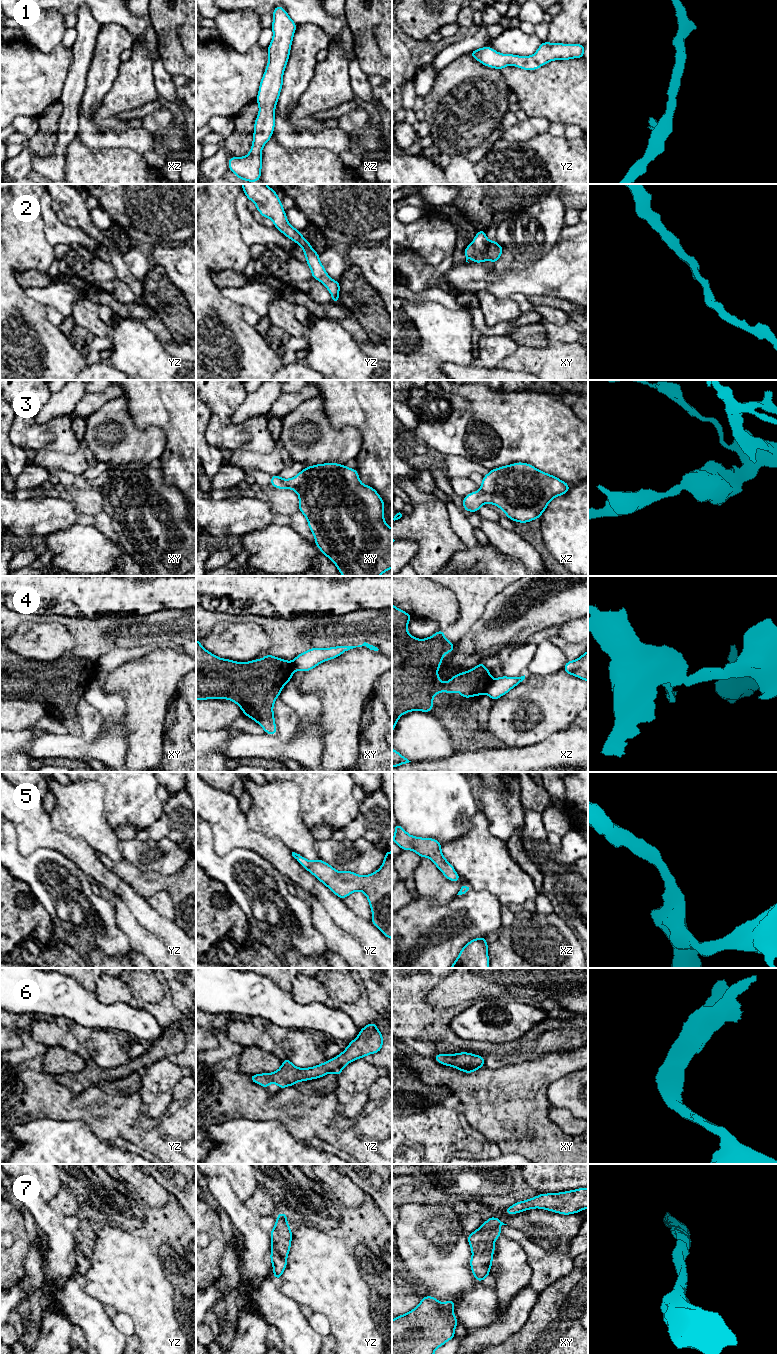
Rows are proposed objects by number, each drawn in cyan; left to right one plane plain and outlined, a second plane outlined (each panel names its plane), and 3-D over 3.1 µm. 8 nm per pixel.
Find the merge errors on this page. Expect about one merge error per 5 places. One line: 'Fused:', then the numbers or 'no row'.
Fused: 4

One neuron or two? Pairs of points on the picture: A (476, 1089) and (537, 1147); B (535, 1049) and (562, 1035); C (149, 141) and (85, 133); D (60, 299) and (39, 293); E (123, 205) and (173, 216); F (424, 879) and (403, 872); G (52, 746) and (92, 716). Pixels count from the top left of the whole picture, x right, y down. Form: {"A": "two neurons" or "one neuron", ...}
{"A": "one neuron", "B": "one neuron", "C": "one neuron", "D": "one neuron", "E": "one neuron", "F": "two neurons", "G": "two neurons"}

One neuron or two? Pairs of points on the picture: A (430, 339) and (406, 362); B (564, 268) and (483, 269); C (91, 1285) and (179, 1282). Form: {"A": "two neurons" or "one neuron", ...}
{"A": "one neuron", "B": "one neuron", "C": "two neurons"}

